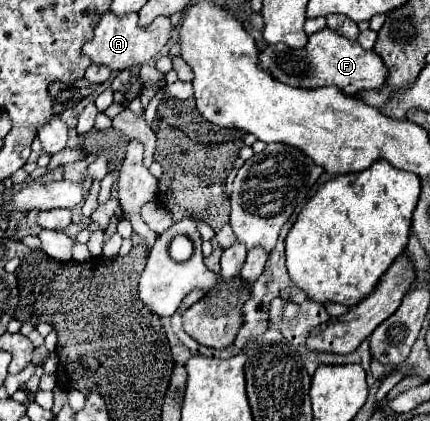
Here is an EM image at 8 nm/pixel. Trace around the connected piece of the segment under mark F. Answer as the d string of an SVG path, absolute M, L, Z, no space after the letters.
M331 29L313 33L307 45L297 51L281 43L267 45L267 49L261 51L259 61L263 69L267 69L275 79L279 79L285 85L305 87L305 89L335 85L347 95L355 95L367 89L379 91L387 85L387 77L389 77L389 69L385 67L383 59L375 51L365 51L357 41L345 39L343 35L333 33Z

